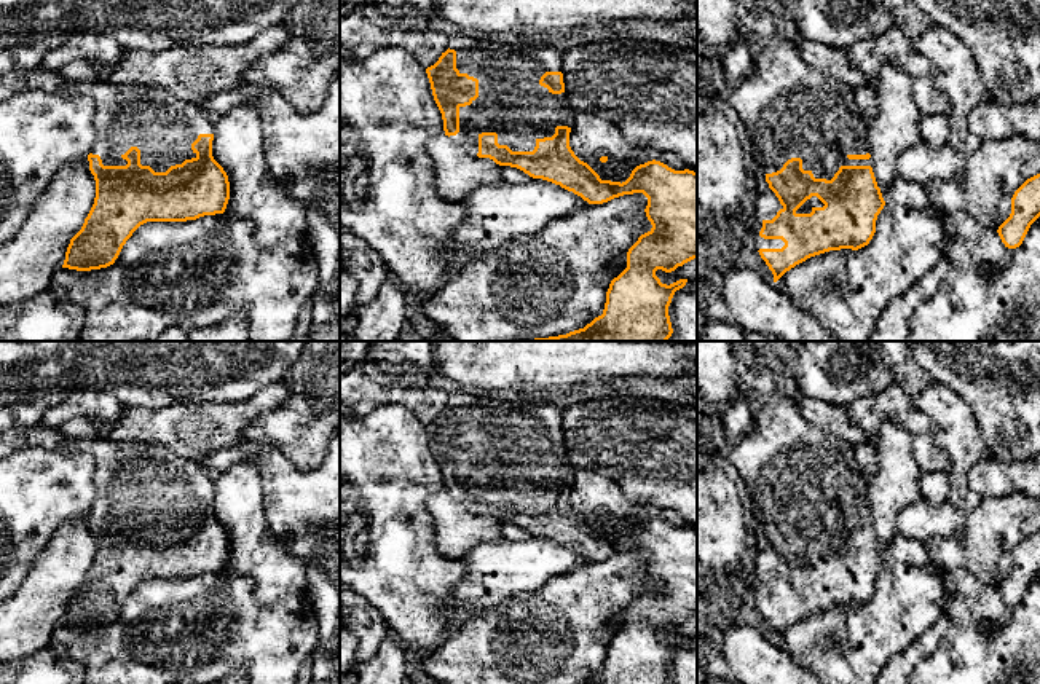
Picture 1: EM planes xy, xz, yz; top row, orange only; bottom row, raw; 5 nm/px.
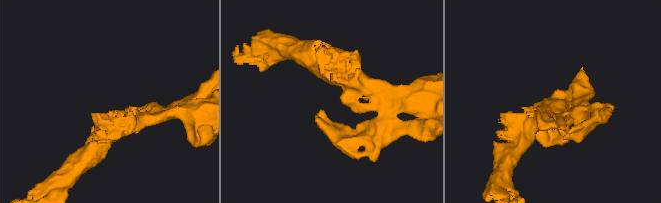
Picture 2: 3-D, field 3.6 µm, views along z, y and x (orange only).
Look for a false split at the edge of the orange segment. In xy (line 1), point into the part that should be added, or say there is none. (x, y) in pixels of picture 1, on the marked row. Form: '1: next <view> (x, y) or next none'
1: next xy (163, 125)

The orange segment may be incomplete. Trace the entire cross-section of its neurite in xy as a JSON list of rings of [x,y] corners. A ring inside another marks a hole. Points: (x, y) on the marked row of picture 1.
[[[43,67],[11,70],[0,77],[0,102],[22,89],[88,96],[96,102],[96,140],[88,155],[96,198],[81,230],[70,239],[62,268],[91,271],[113,265],[126,241],[147,222],[187,222],[225,212],[230,182],[212,156],[214,120],[206,115],[203,102],[185,100],[180,94],[158,86],[113,85],[102,80],[69,81]]]

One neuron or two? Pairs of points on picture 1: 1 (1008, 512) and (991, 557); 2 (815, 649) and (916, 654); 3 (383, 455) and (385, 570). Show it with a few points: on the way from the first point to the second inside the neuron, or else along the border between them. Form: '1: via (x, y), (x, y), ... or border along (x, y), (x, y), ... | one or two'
1: via (1000, 523), (991, 533), (991, 546) | one
2: border along (911, 643), (881, 667) | two
3: via (374, 483), (375, 536), (378, 541) | one

